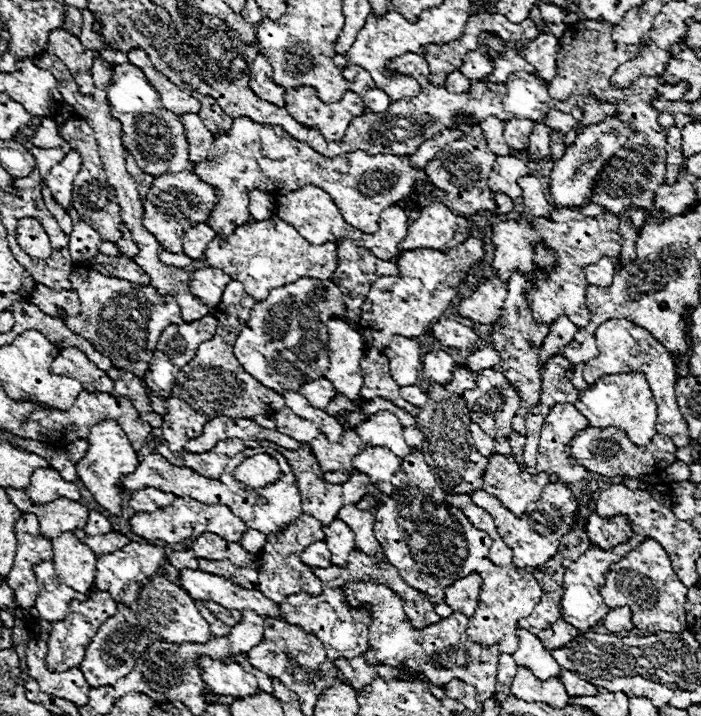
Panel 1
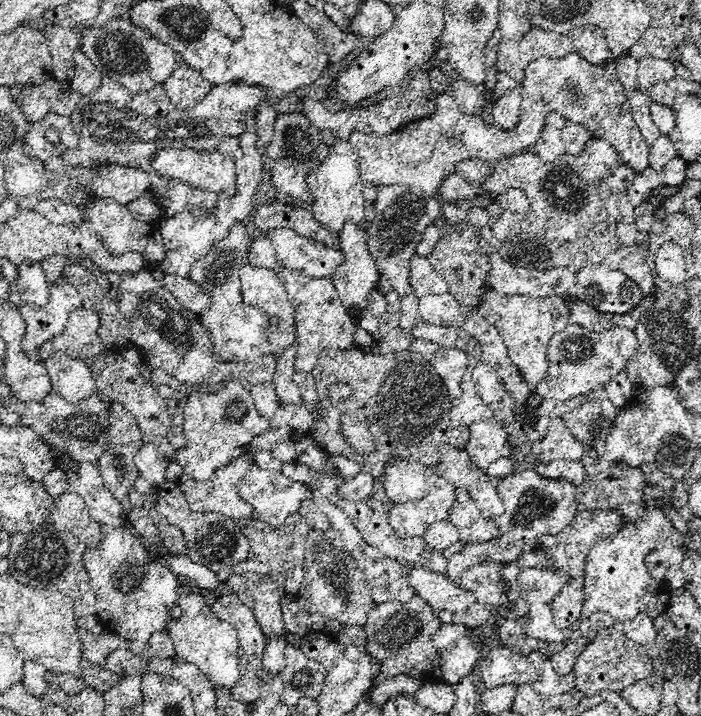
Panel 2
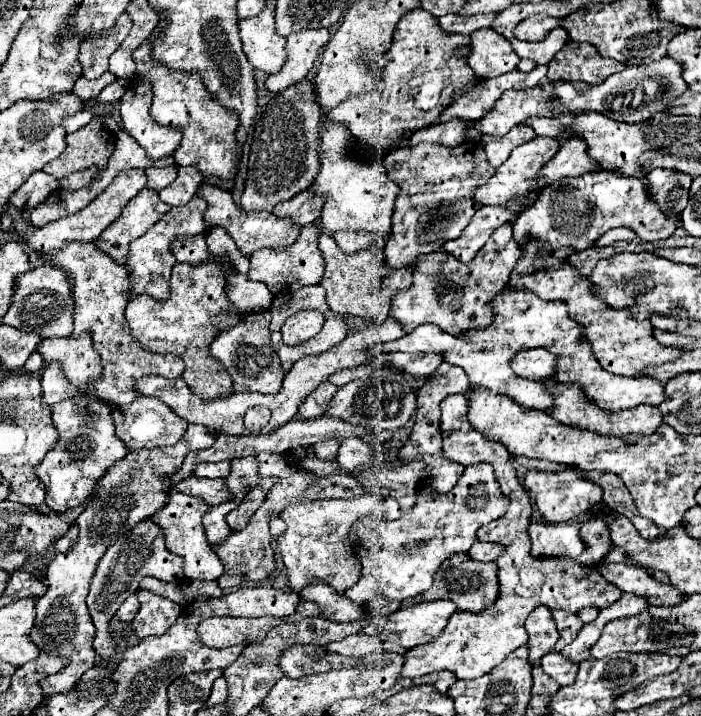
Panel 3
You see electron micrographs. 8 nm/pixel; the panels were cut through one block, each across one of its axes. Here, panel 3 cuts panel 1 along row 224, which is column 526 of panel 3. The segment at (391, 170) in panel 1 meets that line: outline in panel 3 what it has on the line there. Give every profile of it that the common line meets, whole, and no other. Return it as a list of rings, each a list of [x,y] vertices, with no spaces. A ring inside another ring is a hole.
[[[590,172],[578,178],[564,178],[556,184],[544,188],[540,198],[526,208],[518,220],[514,220],[514,240],[526,244],[528,240],[542,240],[552,244],[554,250],[562,246],[572,246],[576,250],[586,250],[604,232],[612,228],[630,228],[638,238],[646,242],[658,242],[670,238],[676,230],[678,220],[666,218],[658,204],[654,204],[642,186],[642,180],[622,176],[622,174],[602,174]],[[532,348],[516,354],[516,358],[512,360],[512,370],[522,378],[544,380],[554,376],[554,364],[556,356],[546,348]]]

